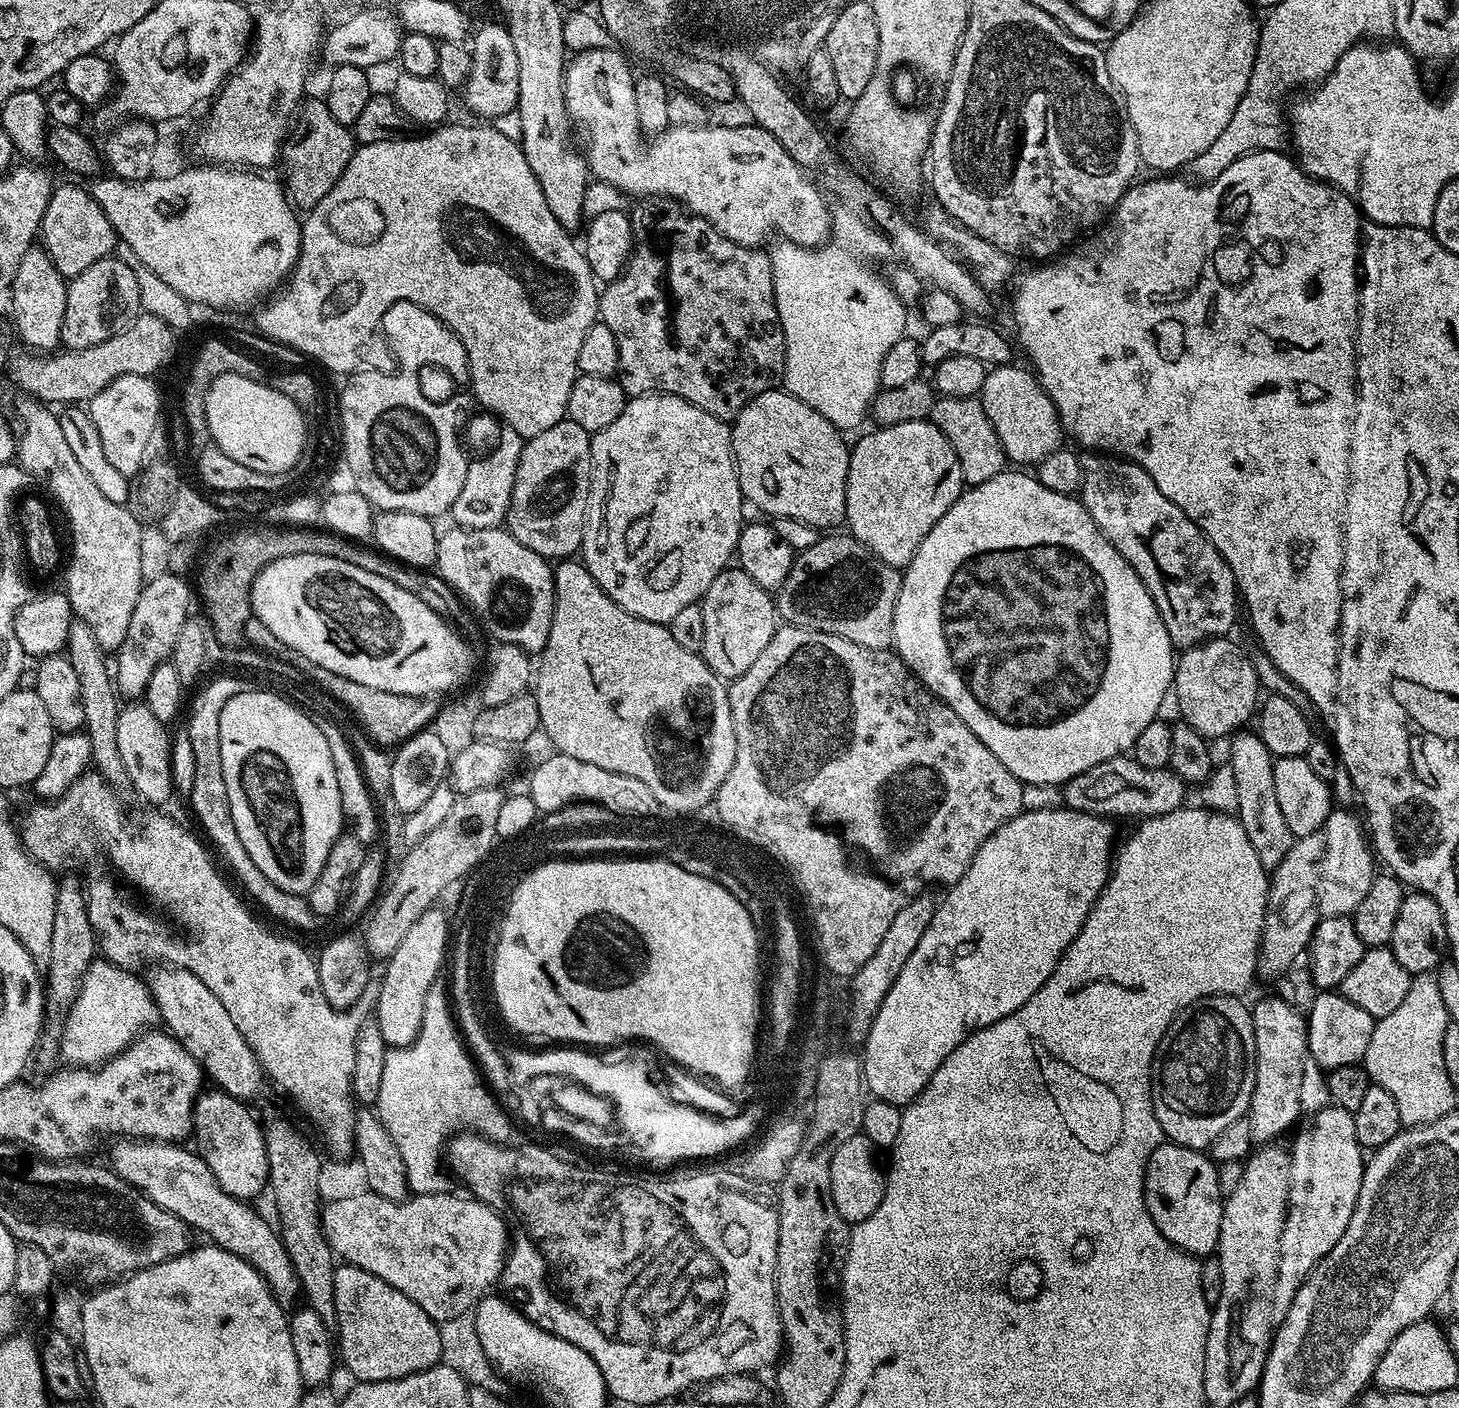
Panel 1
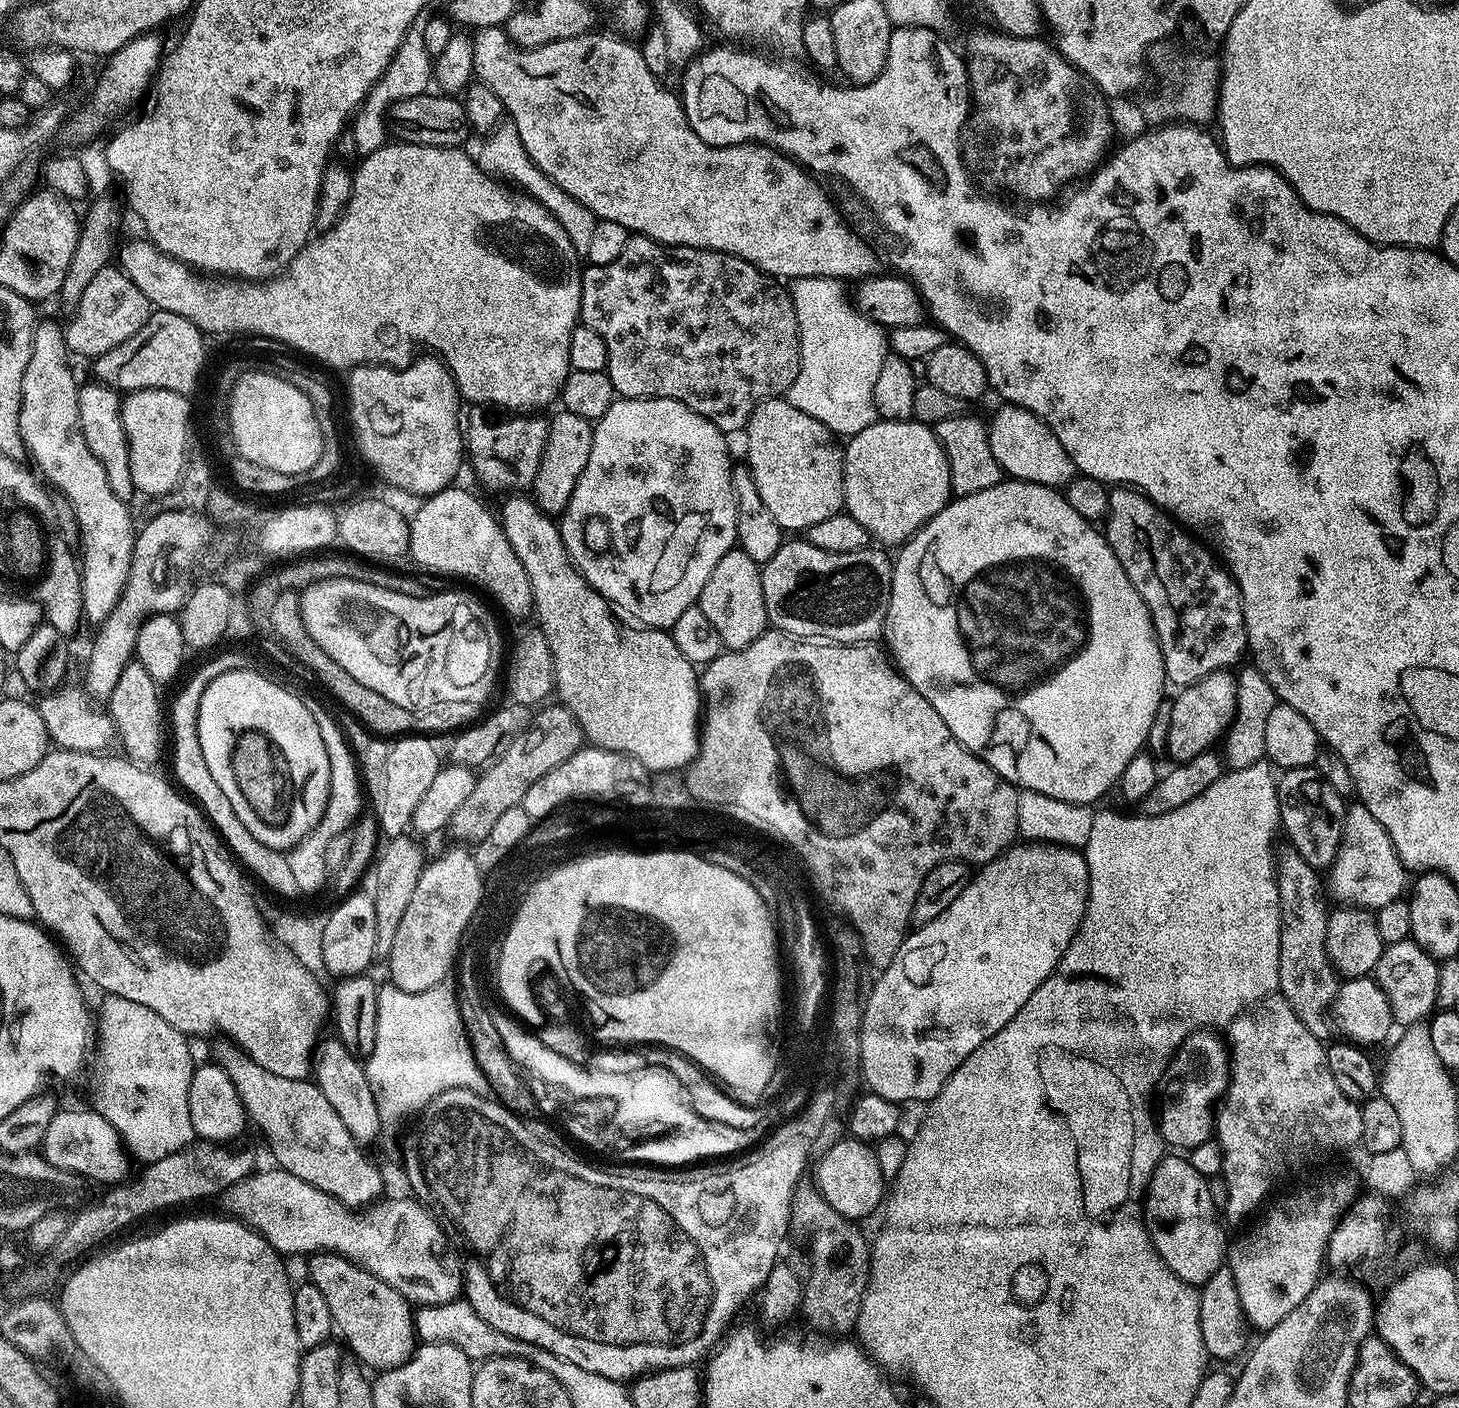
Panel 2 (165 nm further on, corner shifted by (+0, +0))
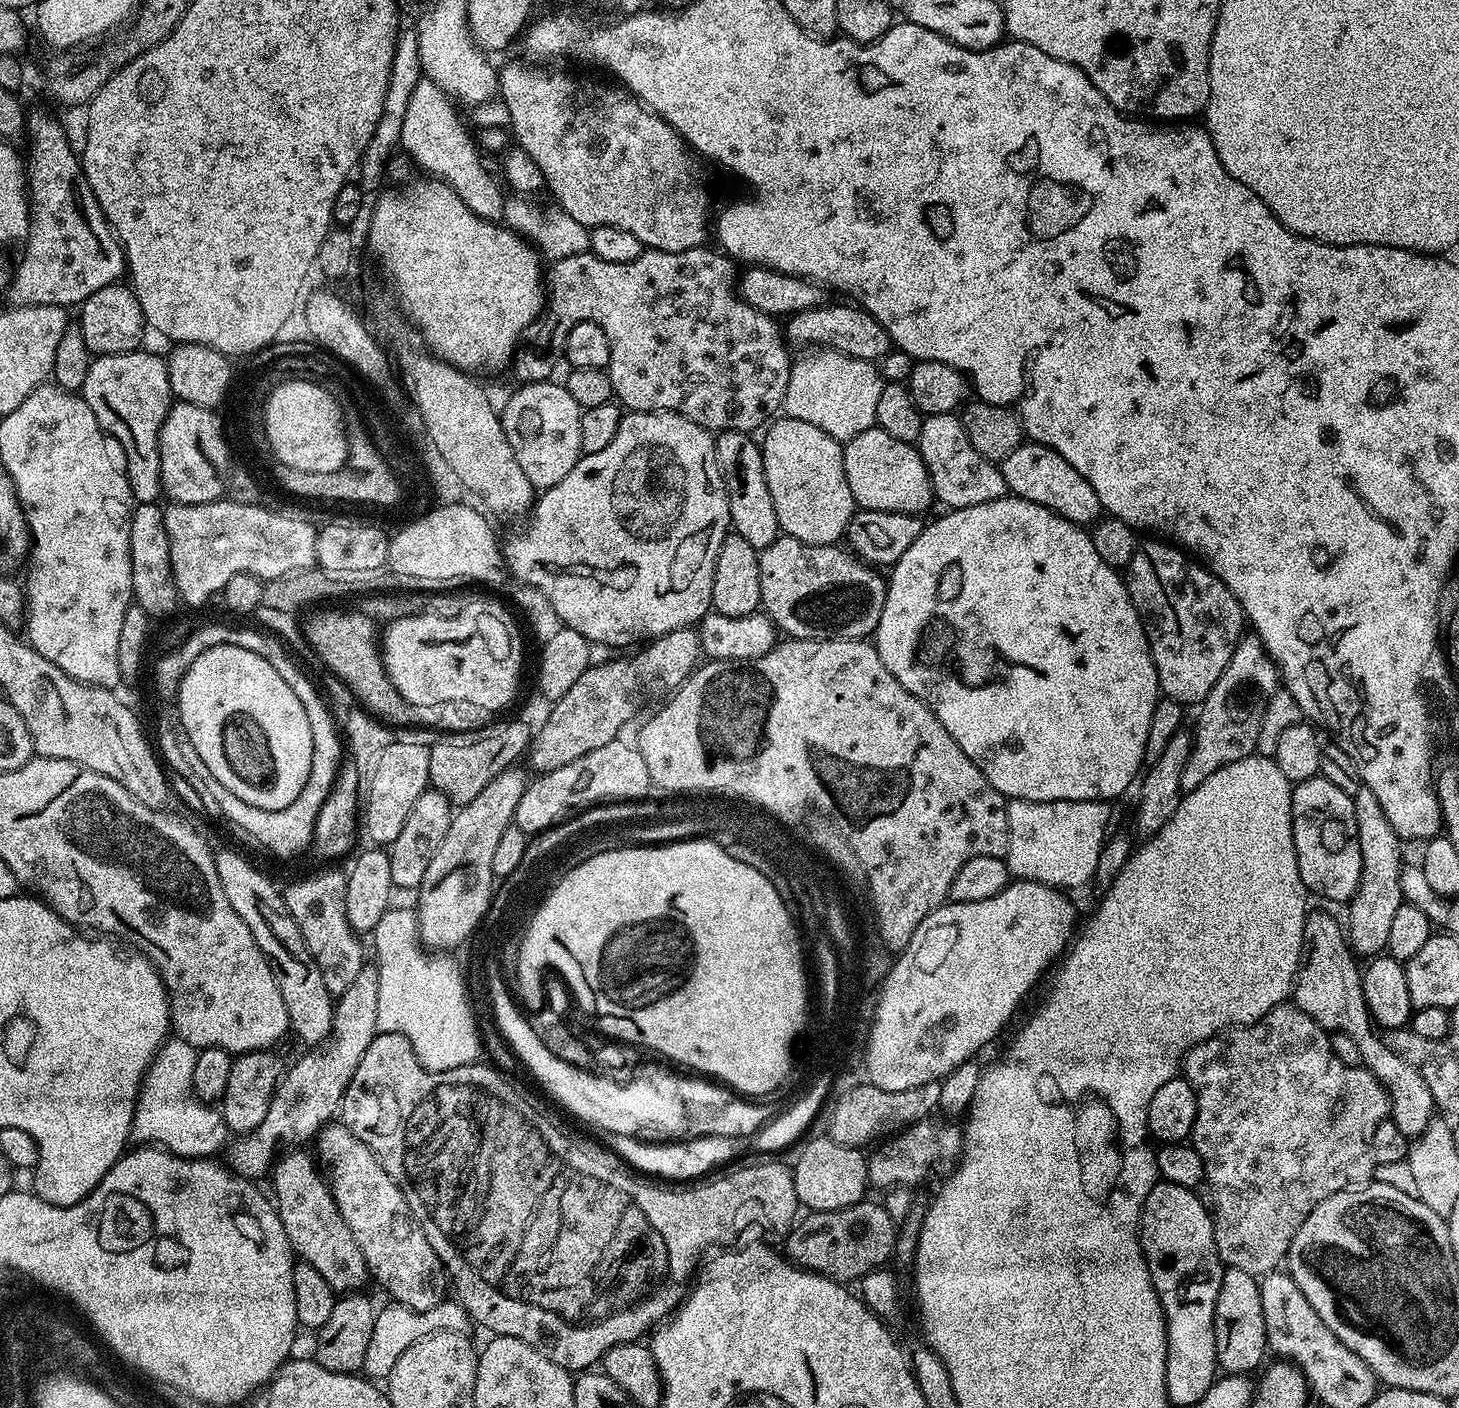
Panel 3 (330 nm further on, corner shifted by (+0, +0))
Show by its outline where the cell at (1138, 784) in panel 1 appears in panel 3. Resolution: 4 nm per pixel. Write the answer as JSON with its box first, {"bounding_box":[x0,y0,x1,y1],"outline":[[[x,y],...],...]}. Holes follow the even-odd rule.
{"bounding_box":[1181,634,1280,793],"outline":[[[1255,634],[1241,636],[1240,645],[1234,650],[1226,670],[1222,670],[1222,678],[1214,682],[1214,690],[1210,690],[1203,704],[1199,705],[1197,712],[1200,713],[1196,716],[1196,728],[1194,727],[1192,732],[1192,753],[1186,762],[1186,770],[1182,770],[1181,793],[1194,791],[1198,786],[1202,786],[1202,782],[1206,782],[1206,778],[1210,778],[1210,774],[1214,774],[1214,770],[1222,770],[1222,766],[1230,766],[1230,762],[1238,762],[1256,752],[1262,714],[1266,714],[1268,700],[1276,693],[1280,683],[1276,663],[1268,657],[1264,643]]]}

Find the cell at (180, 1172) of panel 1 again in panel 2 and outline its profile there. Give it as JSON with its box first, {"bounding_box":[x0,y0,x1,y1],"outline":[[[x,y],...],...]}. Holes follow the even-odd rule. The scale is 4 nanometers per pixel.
{"bounding_box":[42,1106,130,1186],"outline":[[[88,1106],[56,1111],[54,1118],[50,1118],[50,1126],[46,1126],[42,1155],[50,1166],[71,1172],[85,1181],[97,1180],[104,1184],[100,1186],[123,1184],[130,1176],[130,1157],[118,1130],[114,1130],[114,1126],[110,1126],[102,1114]]]}

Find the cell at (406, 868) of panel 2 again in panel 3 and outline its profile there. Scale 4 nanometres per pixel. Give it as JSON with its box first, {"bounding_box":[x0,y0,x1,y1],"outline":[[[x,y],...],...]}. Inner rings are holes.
{"bounding_box":[227,962,378,1182],"outline":[[[365,962],[362,970],[358,970],[358,978],[350,982],[343,994],[335,997],[334,1022],[327,1041],[305,1051],[308,1053],[285,1071],[272,1093],[262,1126],[237,1135],[233,1139],[236,1141],[227,1145],[227,1167],[235,1175],[243,1176],[245,1181],[256,1182],[259,1176],[267,1177],[271,1173],[278,1153],[285,1146],[300,1146],[303,1140],[311,1141],[337,1115],[344,1091],[354,1078],[354,1070],[358,1070],[358,1062],[362,1062],[362,1054],[366,1054],[370,1042],[378,1035],[377,1026],[378,970],[375,963]]]}

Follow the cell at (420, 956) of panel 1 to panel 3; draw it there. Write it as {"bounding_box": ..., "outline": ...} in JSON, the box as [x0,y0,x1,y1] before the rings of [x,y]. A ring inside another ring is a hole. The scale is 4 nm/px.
{"bounding_box":[415,766,526,950],"outline":[[[513,766],[498,774],[478,793],[474,802],[455,809],[450,830],[446,830],[446,838],[442,838],[442,846],[430,858],[430,866],[426,866],[426,878],[422,878],[418,889],[420,905],[415,905],[416,921],[420,923],[420,942],[428,950],[452,950],[460,943],[467,941],[477,931],[481,921],[486,916],[493,900],[494,877],[494,850],[498,846],[498,838],[507,828],[513,827],[516,818],[518,798],[522,798],[526,787],[526,776],[519,772],[519,767]]]}

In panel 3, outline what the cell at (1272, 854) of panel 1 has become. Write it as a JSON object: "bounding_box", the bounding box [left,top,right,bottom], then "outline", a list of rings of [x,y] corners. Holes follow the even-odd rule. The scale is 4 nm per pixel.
{"bounding_box":[1291,911,1437,1138],"outline":[[[1309,911],[1302,930],[1302,954],[1291,999],[1296,1007],[1310,1014],[1310,1018],[1314,1018],[1314,1022],[1318,1022],[1318,1026],[1322,1026],[1325,1032],[1341,1032],[1358,1045],[1363,1067],[1369,1068],[1374,1078],[1378,1078],[1378,1082],[1388,1092],[1390,1118],[1394,1126],[1398,1126],[1398,1130],[1410,1138],[1421,1136],[1432,1123],[1437,1111],[1430,1086],[1426,1086],[1426,1078],[1422,1078],[1422,1074],[1418,1074],[1418,1070],[1406,1062],[1406,1058],[1390,1050],[1378,1031],[1366,1006],[1362,990],[1362,968],[1356,965],[1355,959],[1357,957],[1349,945],[1341,921],[1339,924],[1328,912]]]}

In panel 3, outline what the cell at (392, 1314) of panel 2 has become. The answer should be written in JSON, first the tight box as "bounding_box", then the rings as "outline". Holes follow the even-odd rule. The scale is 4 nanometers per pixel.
{"bounding_box":[270,1150,370,1294],"outline":[[[304,1150],[285,1151],[277,1159],[270,1173],[272,1188],[276,1191],[274,1207],[278,1222],[284,1227],[284,1239],[290,1242],[293,1253],[303,1263],[314,1266],[314,1270],[318,1270],[318,1274],[322,1274],[322,1278],[326,1278],[326,1282],[330,1282],[330,1286],[337,1294],[359,1293],[363,1289],[360,1287],[366,1282],[369,1283],[370,1280],[366,1258],[362,1258],[362,1250],[358,1250],[358,1242],[354,1242],[354,1234],[350,1234],[350,1226],[346,1226],[332,1197],[332,1189],[328,1187],[327,1179],[322,1175],[313,1153],[300,1151]]]}

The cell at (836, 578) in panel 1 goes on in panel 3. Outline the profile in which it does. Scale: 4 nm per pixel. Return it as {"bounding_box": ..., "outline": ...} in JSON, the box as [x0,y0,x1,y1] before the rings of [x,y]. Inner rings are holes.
{"bounding_box":[760,534,888,640],"outline":[[[781,534],[760,552],[760,602],[768,619],[781,633],[797,640],[863,640],[875,633],[888,593],[885,577],[880,577],[875,567],[865,564],[851,551],[841,548],[798,542],[798,538]]]}

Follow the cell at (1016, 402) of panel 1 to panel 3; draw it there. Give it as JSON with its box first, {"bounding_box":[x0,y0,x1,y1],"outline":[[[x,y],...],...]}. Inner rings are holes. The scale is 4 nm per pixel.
{"bounding_box":[998,442,1102,526],"outline":[[[1023,442],[998,464],[1002,478],[1006,482],[1008,492],[1021,496],[1030,502],[1038,502],[1054,514],[1066,518],[1081,526],[1088,526],[1101,515],[1102,509],[1098,502],[1098,494],[1094,494],[1094,486],[1062,458],[1053,448],[1035,442]]]}

